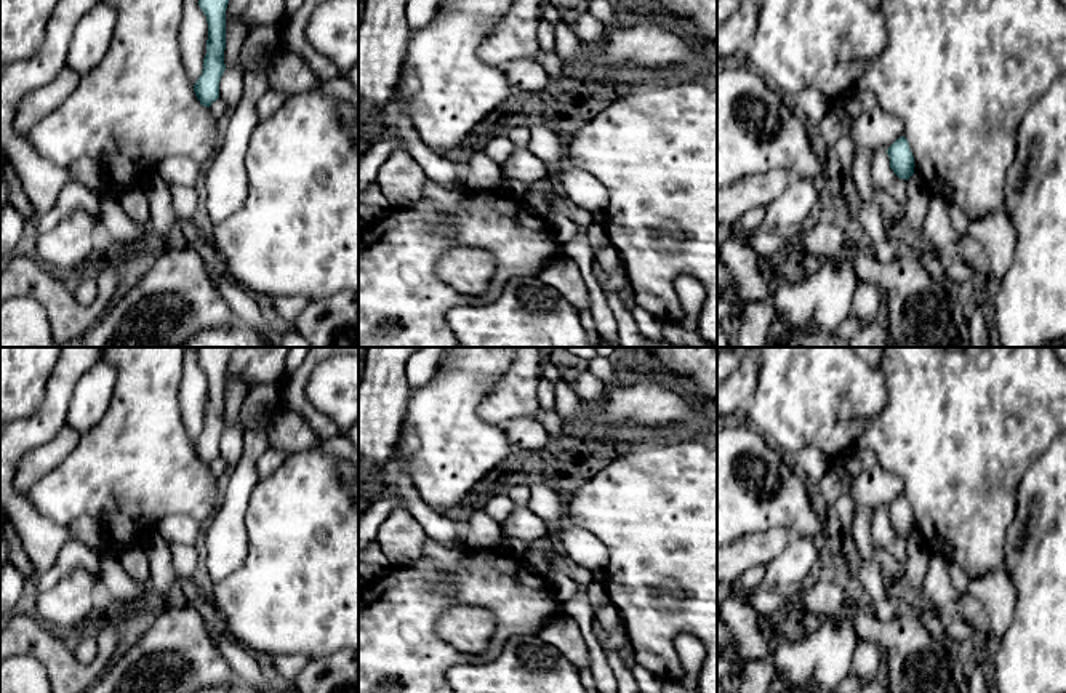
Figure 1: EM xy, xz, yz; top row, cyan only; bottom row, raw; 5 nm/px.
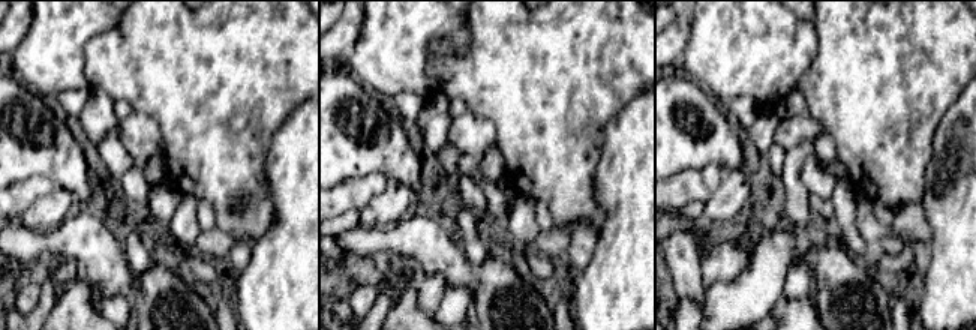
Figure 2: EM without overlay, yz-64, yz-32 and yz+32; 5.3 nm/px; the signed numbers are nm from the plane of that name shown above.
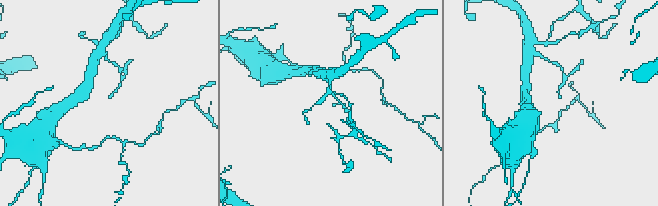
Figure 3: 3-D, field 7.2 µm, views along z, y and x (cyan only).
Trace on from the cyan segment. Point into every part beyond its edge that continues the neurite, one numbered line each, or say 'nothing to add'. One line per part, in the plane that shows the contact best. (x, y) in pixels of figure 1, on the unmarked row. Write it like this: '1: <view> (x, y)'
nothing to add

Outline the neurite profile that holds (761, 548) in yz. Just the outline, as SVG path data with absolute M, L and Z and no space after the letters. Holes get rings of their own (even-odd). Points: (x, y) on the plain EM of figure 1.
M781 528L755 531L736 541L717 546L717 583L735 581L744 571L757 565L771 563L784 552L791 535Z

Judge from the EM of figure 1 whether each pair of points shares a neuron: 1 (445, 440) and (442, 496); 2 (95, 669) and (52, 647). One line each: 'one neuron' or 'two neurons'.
1: one neuron
2: one neuron

